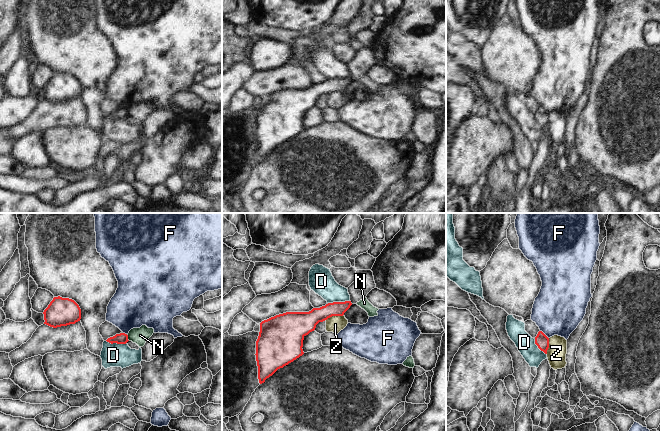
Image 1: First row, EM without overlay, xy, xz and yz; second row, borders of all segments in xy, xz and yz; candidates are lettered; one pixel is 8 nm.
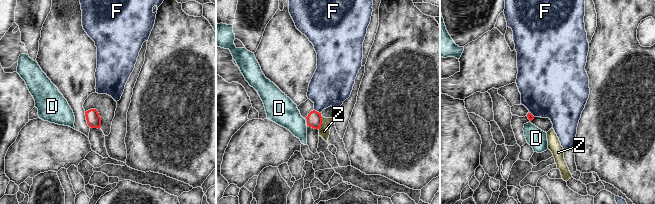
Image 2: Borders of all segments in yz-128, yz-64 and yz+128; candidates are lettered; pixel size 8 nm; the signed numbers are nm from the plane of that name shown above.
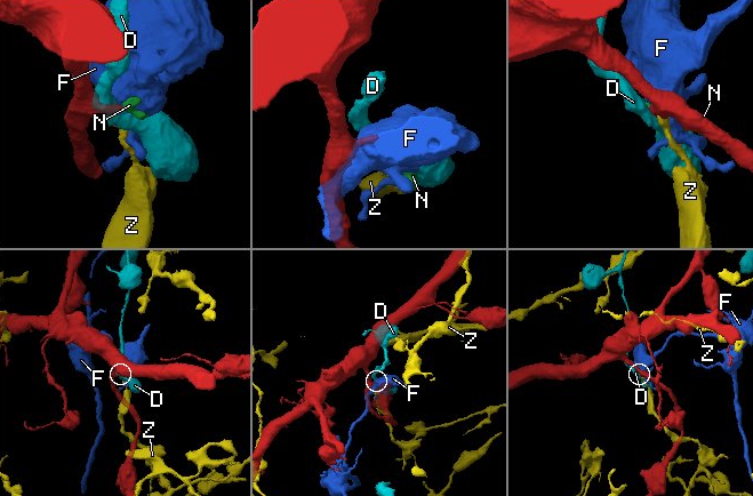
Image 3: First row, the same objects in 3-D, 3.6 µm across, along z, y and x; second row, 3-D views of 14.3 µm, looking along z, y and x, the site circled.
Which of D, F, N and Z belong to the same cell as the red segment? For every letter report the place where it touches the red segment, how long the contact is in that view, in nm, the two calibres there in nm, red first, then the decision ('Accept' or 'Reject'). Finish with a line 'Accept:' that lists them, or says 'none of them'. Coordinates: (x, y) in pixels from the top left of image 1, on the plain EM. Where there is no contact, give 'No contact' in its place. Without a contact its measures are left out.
D: Touches red at xz (338, 78). Shared border 180 nm. Thickness 120 nm (red) against 200 nm. Reject
F: Touches red at yz (544, 110). Shared border 100 nm. Thickness 110 nm (red) against 400 nm. Reject
N: Touches red at xy (127, 113). Shared border 60 nm. Thickness 90 nm (red) against 130 nm. Reject
Z: Touches red at xz (333, 91). Shared border 170 nm. Thickness 180 nm (red) against 140 nm. Reject
Accept: none of them.

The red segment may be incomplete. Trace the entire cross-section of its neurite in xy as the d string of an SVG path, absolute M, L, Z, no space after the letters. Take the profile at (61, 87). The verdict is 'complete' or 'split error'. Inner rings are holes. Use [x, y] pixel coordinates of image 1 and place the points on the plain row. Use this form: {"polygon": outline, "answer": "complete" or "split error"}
{"polygon": "M54 73L44 86L44 100L57 104L75 100L81 95L81 85L72 75Z", "answer": "complete"}

